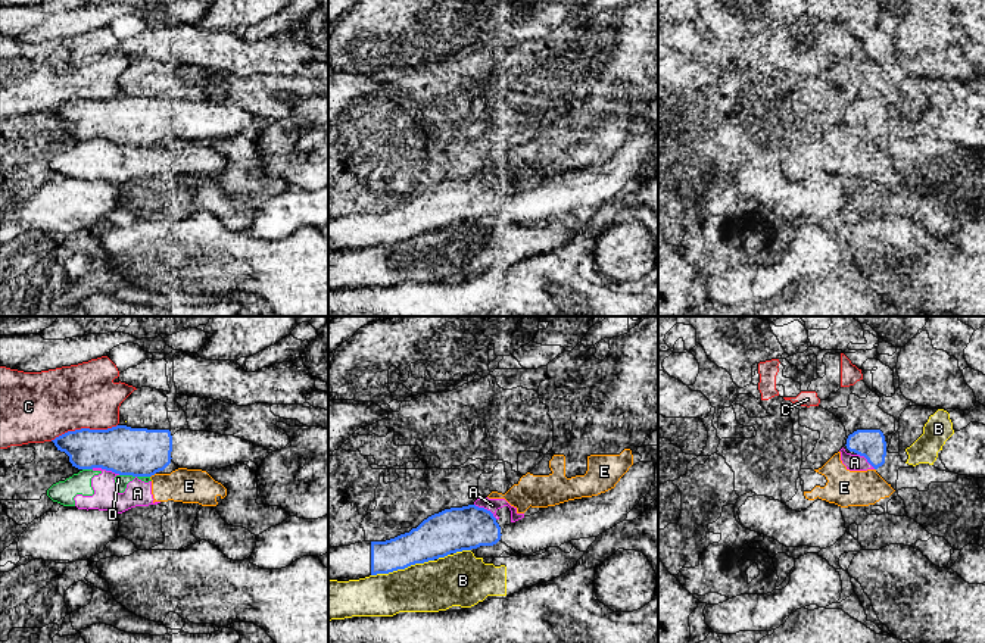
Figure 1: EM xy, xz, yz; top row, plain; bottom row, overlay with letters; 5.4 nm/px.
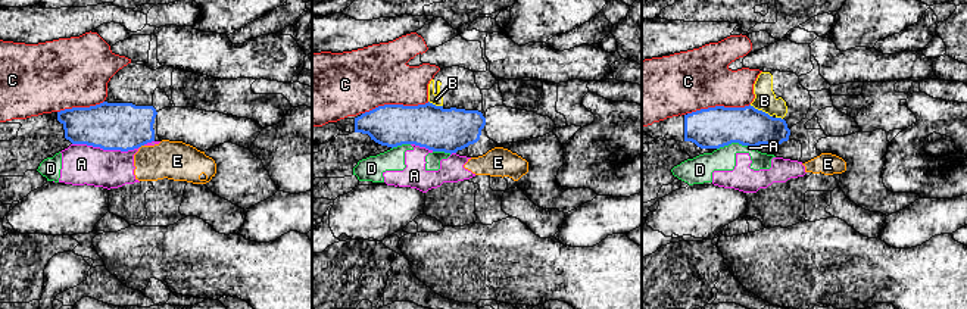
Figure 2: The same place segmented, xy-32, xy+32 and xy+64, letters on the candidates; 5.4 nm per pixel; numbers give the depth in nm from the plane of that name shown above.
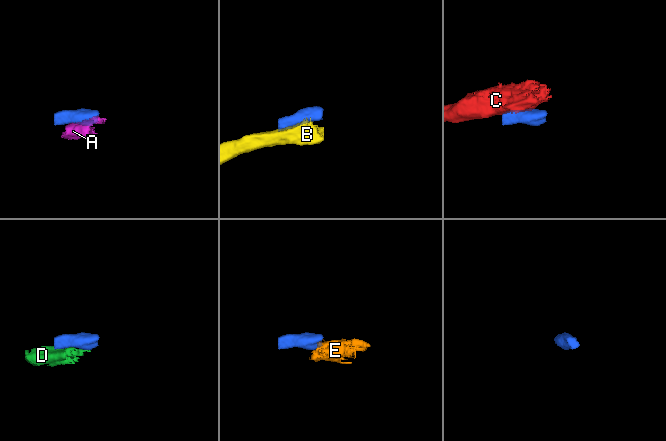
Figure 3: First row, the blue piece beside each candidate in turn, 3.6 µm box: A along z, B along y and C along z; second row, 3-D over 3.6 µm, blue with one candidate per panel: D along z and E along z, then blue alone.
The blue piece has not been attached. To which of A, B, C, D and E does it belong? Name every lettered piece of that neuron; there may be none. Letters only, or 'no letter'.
no letter

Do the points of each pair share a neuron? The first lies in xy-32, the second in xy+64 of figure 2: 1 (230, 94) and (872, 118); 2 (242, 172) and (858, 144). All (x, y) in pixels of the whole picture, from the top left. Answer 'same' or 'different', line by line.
1: same
2: same

